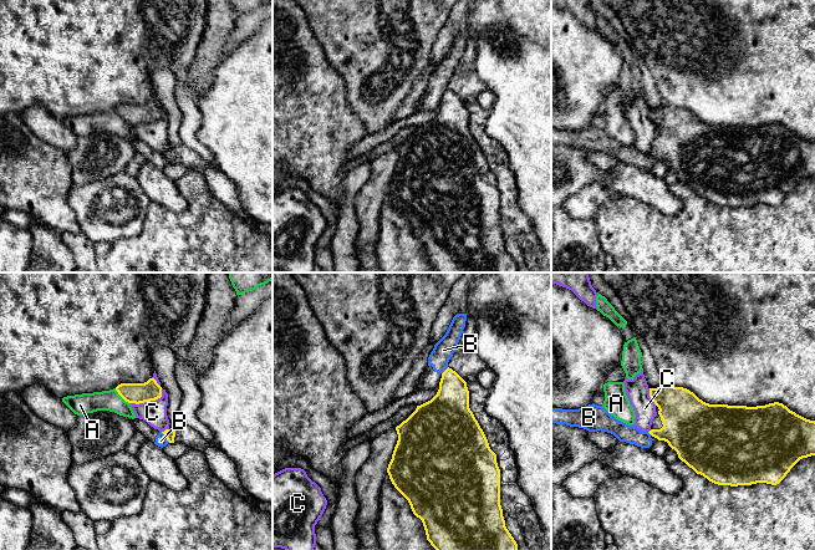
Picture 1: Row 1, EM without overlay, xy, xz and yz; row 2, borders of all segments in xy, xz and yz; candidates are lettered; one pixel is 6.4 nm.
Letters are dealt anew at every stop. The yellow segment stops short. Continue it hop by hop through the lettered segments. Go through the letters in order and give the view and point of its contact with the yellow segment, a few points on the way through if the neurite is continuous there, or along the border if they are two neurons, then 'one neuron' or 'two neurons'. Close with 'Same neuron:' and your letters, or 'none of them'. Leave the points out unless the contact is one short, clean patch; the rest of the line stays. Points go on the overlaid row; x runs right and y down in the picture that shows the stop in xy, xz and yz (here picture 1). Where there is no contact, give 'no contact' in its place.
A: xy (121, 396) | along xy (115, 388), (128, 403) | two neurons
B: xy (166, 437) | along xy (161, 432), (169, 442) | two neurons
C: xy (148, 401) | two neurons
Same neuron: none of them

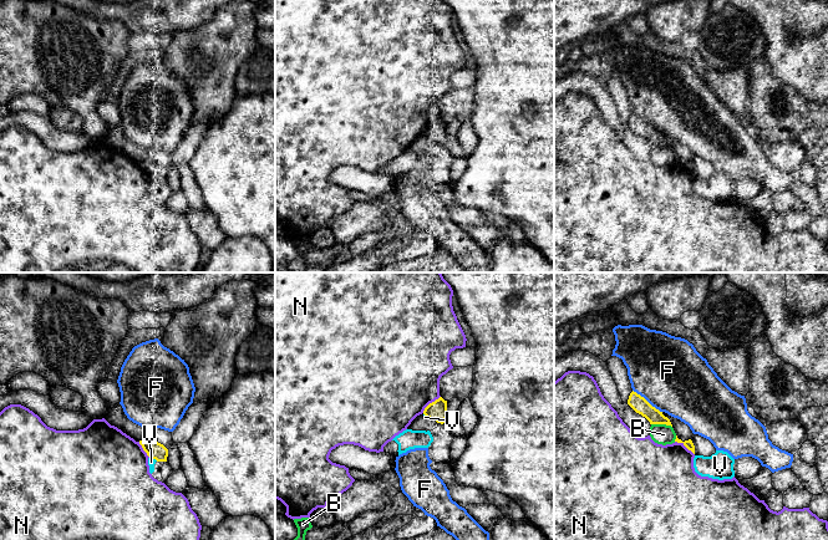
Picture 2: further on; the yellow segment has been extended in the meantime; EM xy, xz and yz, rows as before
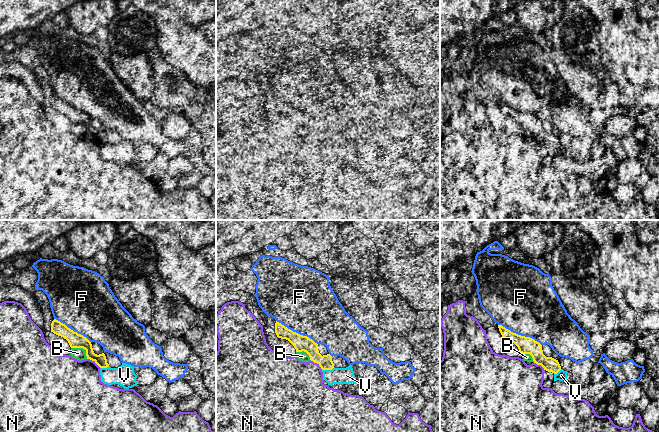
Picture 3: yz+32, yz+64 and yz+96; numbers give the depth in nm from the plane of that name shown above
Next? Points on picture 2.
B: yz (661, 423) | two neurons
F: yz (646, 401) | two neurons
N: yz (685, 446) | two neurons
V: xy (153, 458) | two neurons
Same neuron: none of them

